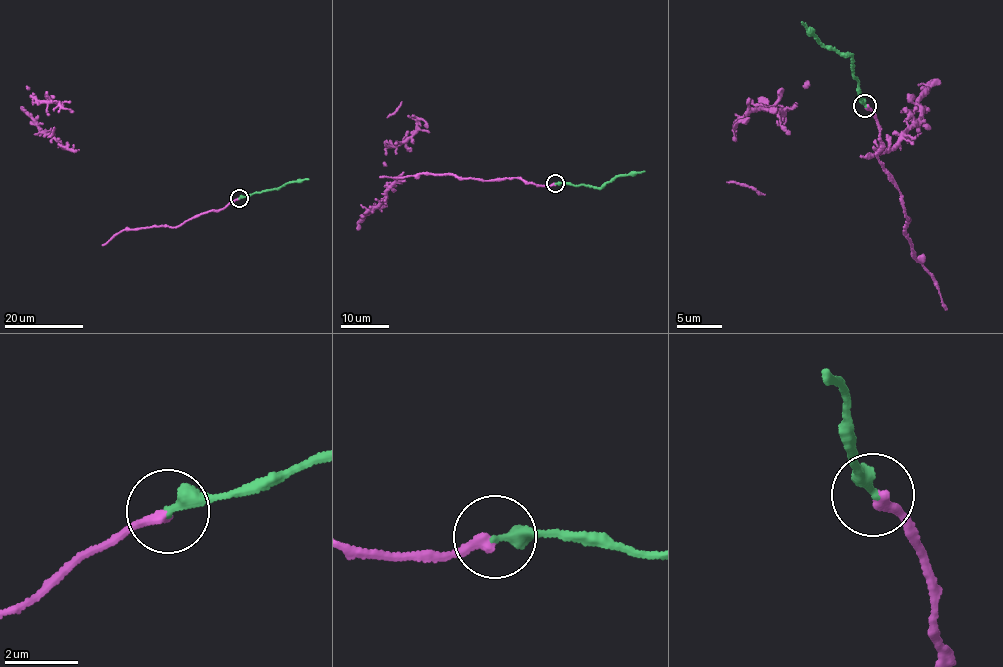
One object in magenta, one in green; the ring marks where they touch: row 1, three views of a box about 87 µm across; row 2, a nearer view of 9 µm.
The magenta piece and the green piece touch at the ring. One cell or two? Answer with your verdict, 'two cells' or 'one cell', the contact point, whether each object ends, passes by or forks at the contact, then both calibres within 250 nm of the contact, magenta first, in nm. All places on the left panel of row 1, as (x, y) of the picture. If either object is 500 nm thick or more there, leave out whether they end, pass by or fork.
one cell | (239, 198) | magenta ends | green ends | 280/380 nm

